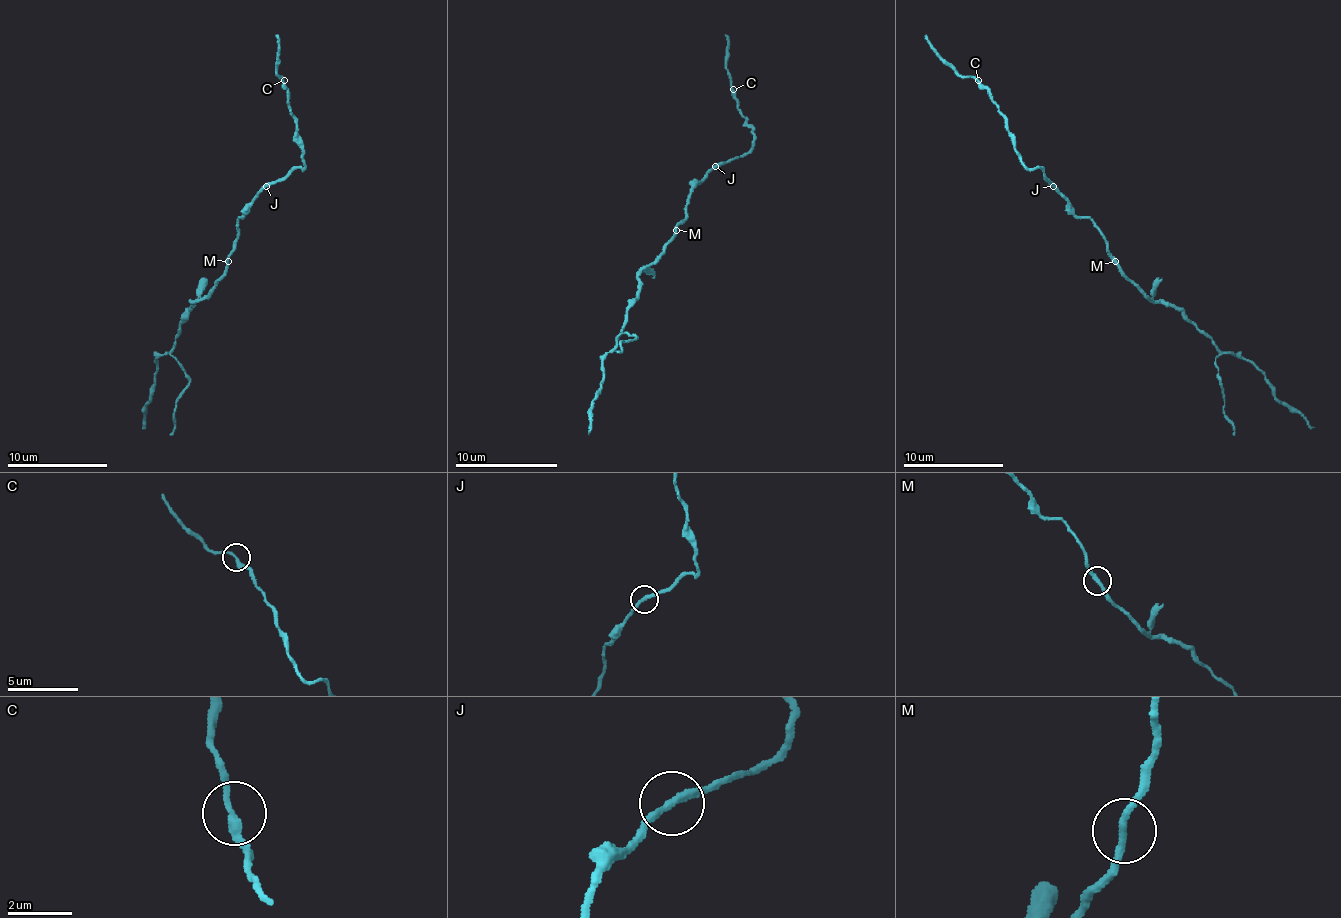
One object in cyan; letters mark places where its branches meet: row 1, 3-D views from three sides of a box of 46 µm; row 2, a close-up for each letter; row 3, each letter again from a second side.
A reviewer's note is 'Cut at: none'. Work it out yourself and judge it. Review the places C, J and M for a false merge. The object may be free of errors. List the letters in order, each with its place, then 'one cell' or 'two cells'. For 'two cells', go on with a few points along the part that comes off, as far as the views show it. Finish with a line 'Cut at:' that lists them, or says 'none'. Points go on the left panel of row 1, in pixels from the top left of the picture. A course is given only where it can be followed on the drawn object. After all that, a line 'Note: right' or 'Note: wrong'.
C: at (284, 80); one cell
J: at (266, 186); one cell
M: at (228, 261); two cells; foreign part runs (229, 261), (218, 283), (191, 303), (173, 349), (156, 359), (153, 394), (146, 404), (143, 429)
Cut at: M
Note: wrong

